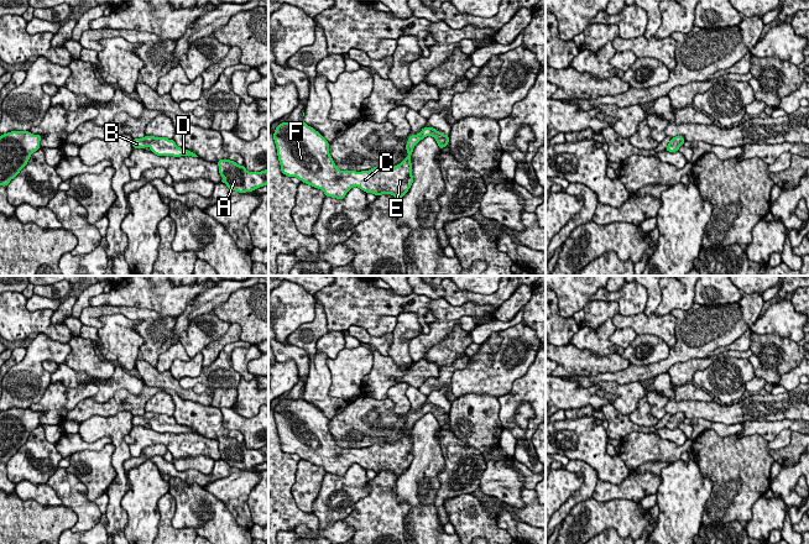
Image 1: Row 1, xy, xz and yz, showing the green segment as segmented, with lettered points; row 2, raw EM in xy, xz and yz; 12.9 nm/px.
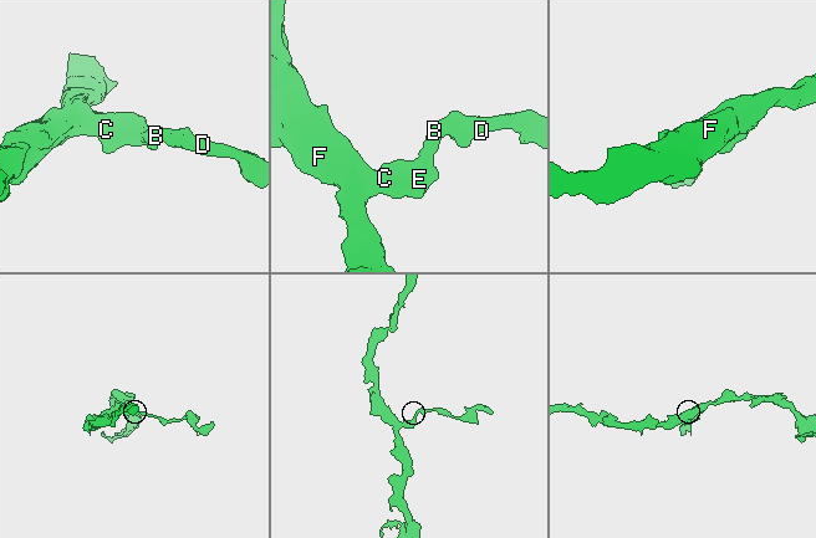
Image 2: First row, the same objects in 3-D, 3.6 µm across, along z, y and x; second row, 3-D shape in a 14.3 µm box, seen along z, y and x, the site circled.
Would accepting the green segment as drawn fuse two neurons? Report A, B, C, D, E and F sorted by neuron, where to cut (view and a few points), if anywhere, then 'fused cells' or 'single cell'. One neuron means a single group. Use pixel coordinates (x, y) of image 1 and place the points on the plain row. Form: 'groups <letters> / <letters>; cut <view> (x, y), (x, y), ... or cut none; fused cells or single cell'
groups A B C D E F; cut none; single cell

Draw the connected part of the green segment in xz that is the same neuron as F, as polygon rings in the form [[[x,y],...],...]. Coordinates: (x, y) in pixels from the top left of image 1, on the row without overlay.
[[[303,397],[281,399],[273,410],[281,449],[301,459],[322,466],[325,474],[344,476],[353,464],[377,474],[392,471],[401,476],[413,460],[411,433],[414,423],[426,413],[433,413],[444,425],[449,412],[433,404],[423,404],[418,412],[408,414],[408,433],[396,444],[374,444],[369,448],[340,448],[330,430],[329,419]]]

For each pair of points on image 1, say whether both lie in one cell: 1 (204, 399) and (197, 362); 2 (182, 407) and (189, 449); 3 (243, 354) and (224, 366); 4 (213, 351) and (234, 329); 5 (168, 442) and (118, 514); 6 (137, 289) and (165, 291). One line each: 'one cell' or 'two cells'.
1: two cells
2: two cells
3: two cells
4: one cell
5: two cells
6: one cell

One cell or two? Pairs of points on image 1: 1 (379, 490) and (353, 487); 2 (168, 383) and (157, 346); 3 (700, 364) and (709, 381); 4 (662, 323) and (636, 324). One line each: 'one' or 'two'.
1: two
2: two
3: two
4: one

